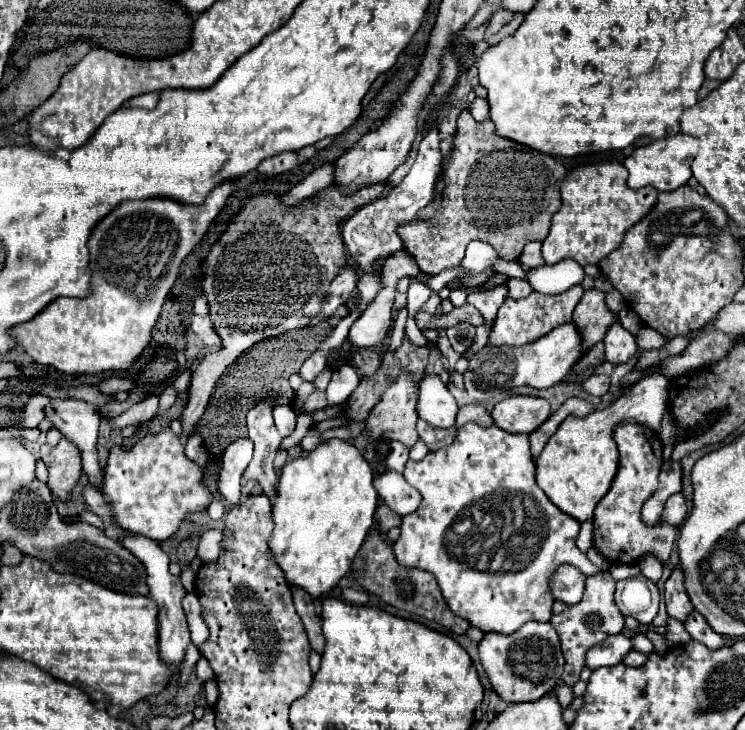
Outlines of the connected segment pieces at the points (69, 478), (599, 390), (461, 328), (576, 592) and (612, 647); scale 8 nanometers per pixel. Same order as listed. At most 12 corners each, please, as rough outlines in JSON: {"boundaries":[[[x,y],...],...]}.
{"boundaries":[[[66,436],[42,446],[48,488],[68,500],[82,474],[80,450]],[[590,376],[582,388],[590,396],[608,394],[608,376]],[[474,326],[448,328],[452,348],[462,354],[474,342]],[[562,564],[550,576],[558,602],[576,604],[586,576]],[[624,634],[608,636],[588,650],[586,668],[596,670],[622,662],[632,650]]]}

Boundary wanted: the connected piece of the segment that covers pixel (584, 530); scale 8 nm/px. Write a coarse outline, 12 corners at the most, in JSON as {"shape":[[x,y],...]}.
{"shape":[[592,520],[582,522],[576,546],[582,552],[592,546]]}

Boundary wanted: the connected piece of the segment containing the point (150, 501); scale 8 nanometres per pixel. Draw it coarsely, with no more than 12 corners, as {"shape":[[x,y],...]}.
{"shape":[[170,428],[112,446],[102,494],[162,542],[214,496]]}

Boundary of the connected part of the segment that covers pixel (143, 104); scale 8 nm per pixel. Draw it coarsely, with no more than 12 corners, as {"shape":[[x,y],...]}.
{"shape":[[160,92],[140,94],[124,102],[126,108],[154,108]]}

